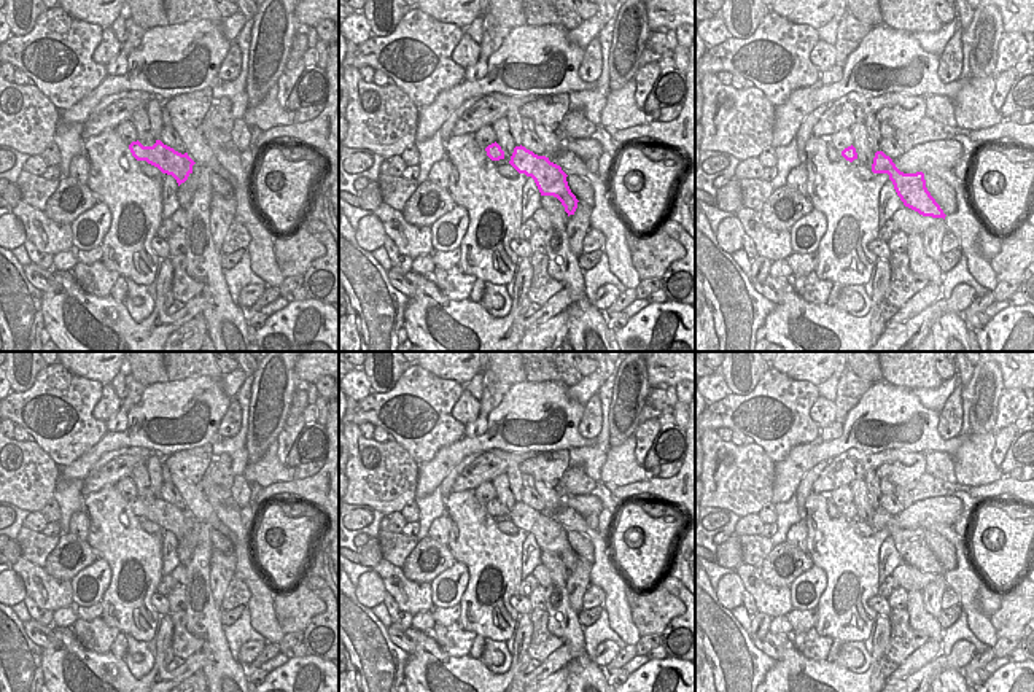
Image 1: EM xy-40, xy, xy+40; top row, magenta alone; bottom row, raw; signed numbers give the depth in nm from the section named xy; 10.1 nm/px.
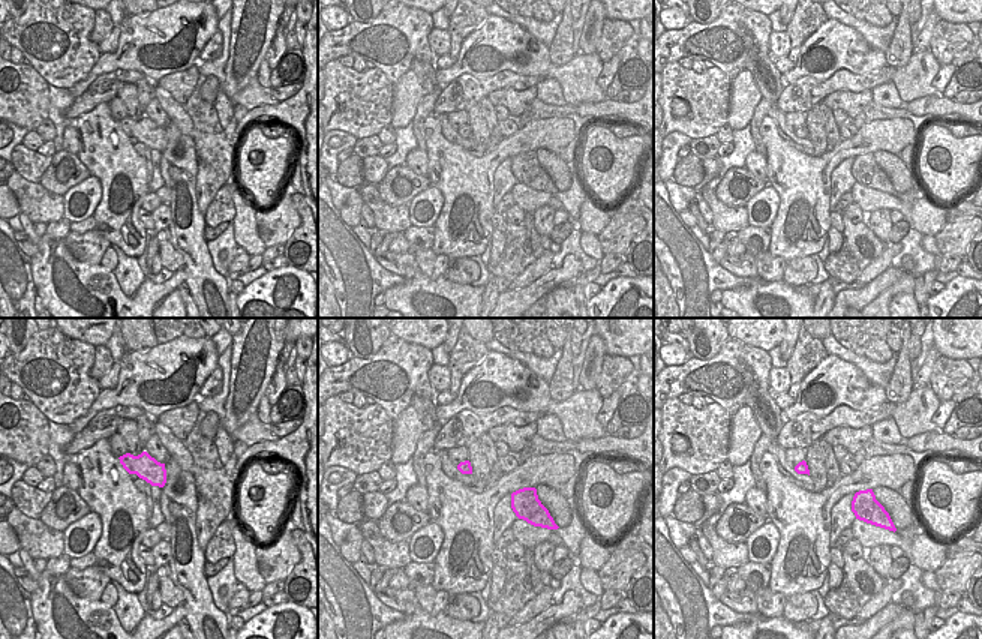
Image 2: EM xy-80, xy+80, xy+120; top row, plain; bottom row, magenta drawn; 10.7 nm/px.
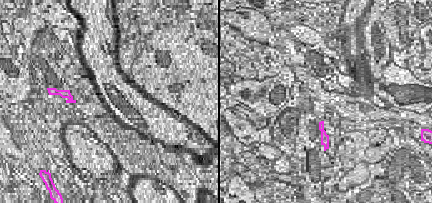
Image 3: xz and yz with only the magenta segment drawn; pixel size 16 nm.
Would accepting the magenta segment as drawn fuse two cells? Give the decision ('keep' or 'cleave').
keep

